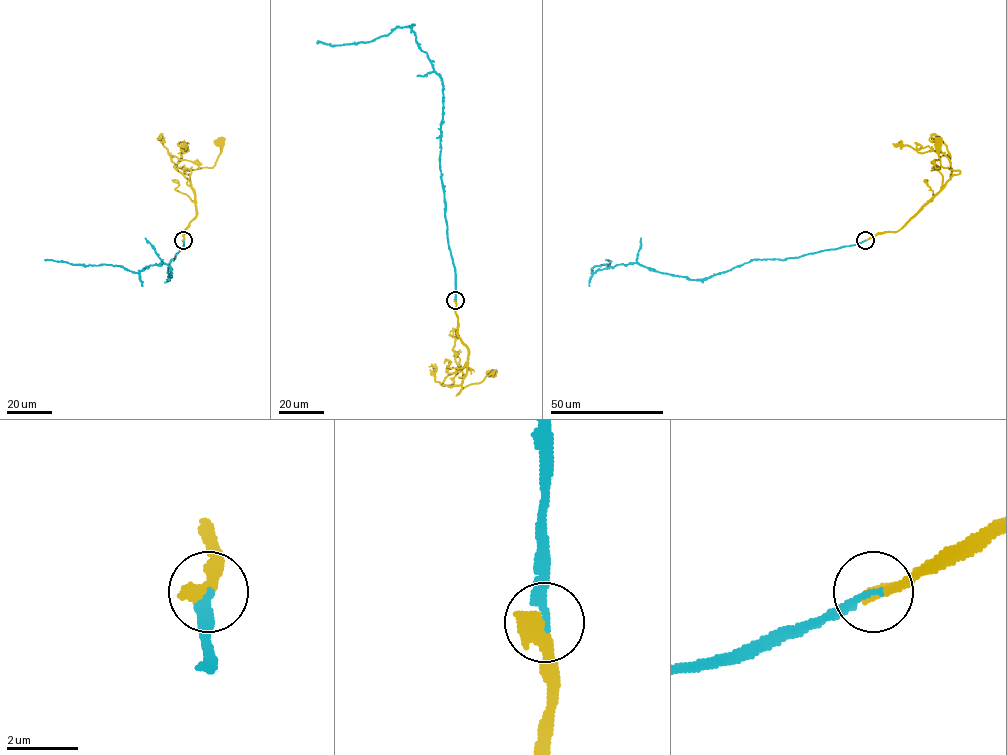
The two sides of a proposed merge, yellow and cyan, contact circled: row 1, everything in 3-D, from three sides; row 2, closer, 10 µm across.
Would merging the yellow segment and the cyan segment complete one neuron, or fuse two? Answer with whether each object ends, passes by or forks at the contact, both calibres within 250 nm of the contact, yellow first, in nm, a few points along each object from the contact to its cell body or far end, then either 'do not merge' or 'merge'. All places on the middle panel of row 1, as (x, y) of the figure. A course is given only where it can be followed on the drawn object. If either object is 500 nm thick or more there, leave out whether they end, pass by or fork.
yellow ends there; cyan ends there; 440 nm thick on the yellow side, 200 nm on the other; yellow runs (456, 300), (457, 336), (468, 351), (466, 375), (457, 395), (492, 374); cyan runs (456, 300), (440, 165), (441, 77), (407, 26), (367, 42), (340, 45), (316, 42); merge

